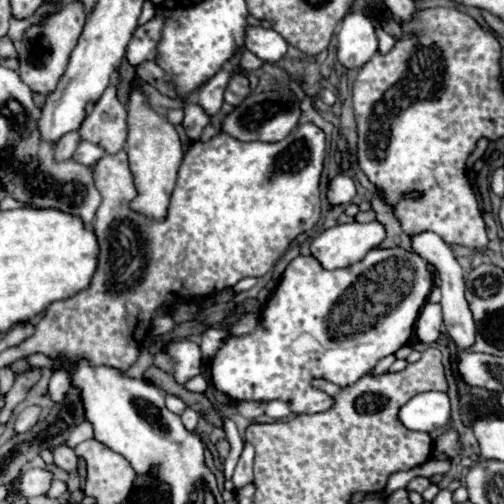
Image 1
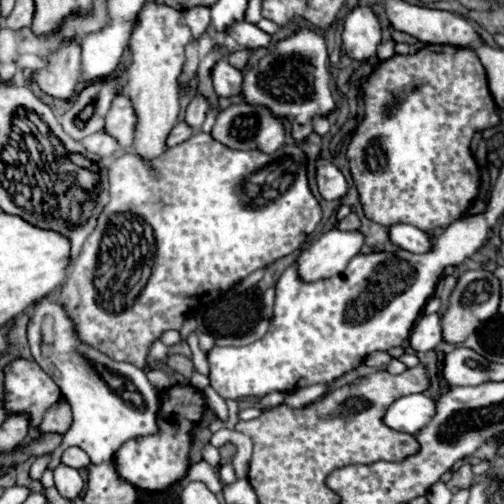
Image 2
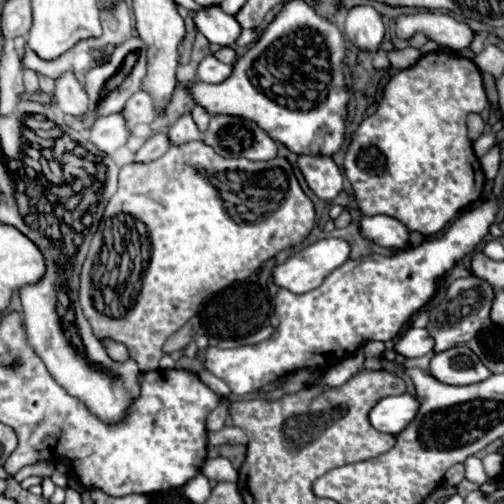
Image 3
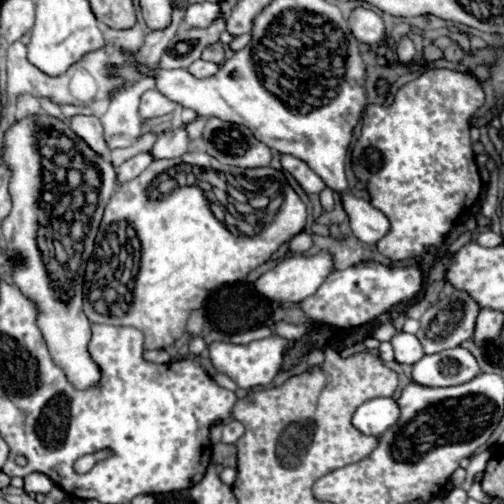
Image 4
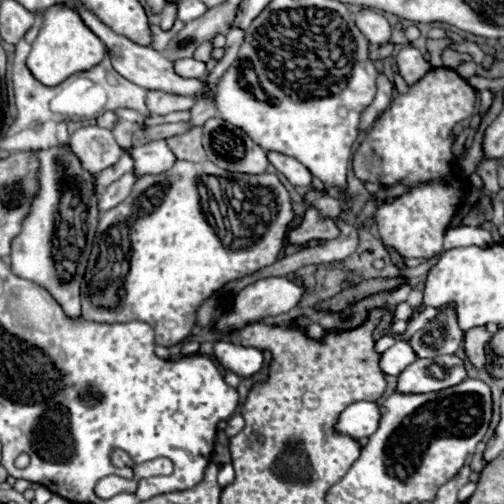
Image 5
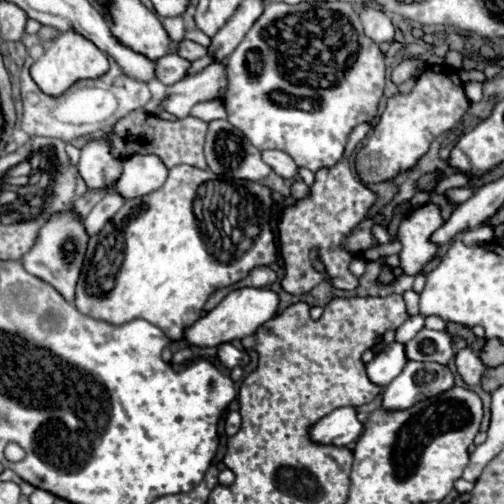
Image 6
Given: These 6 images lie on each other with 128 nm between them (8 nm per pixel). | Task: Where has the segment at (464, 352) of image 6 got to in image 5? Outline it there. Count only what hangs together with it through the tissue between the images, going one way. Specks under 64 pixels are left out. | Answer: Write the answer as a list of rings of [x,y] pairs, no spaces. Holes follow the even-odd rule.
[[[472,328],[472,332],[466,332],[464,336],[464,352],[466,352],[466,360],[476,368],[482,370],[486,364],[486,354],[484,354],[484,346],[490,340],[490,334],[484,328]]]

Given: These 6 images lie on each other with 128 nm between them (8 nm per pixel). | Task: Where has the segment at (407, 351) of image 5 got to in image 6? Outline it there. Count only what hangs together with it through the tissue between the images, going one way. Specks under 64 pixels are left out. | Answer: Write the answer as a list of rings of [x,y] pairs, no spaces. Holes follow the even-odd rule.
[[[392,342],[374,356],[374,360],[366,366],[366,372],[372,384],[384,388],[402,372],[406,362],[408,360],[404,360],[404,344]]]

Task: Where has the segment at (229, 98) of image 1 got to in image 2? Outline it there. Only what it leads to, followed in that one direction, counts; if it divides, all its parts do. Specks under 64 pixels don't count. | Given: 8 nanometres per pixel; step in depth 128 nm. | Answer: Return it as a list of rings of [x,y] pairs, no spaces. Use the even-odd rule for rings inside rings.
[[[218,60],[212,68],[212,84],[218,96],[238,96],[242,84],[242,72],[230,66],[226,60]]]

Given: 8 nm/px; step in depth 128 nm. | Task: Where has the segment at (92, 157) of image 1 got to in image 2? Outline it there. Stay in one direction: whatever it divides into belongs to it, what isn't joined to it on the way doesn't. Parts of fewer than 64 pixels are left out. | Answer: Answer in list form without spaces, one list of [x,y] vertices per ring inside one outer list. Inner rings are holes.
[[[104,128],[98,130],[98,132],[94,132],[94,134],[90,134],[90,136],[86,136],[82,140],[82,144],[86,146],[88,152],[96,152],[102,158],[108,158],[108,156],[116,154],[116,150],[120,148],[118,140],[114,136],[110,136]]]

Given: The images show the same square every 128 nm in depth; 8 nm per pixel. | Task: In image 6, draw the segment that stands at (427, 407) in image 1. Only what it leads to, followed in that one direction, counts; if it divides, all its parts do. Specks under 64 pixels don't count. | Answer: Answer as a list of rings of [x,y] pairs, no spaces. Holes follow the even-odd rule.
[[[338,408],[308,428],[310,440],[332,446],[348,446],[360,436],[360,432],[362,424],[356,420],[354,408]]]

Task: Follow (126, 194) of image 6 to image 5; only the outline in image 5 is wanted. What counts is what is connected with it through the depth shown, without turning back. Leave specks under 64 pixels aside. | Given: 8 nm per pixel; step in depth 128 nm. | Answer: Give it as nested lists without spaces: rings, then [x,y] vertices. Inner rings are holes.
[[[154,140],[144,146],[132,146],[128,148],[128,154],[134,160],[134,174],[146,176],[146,174],[162,174],[172,168],[176,158],[164,144],[164,140]]]

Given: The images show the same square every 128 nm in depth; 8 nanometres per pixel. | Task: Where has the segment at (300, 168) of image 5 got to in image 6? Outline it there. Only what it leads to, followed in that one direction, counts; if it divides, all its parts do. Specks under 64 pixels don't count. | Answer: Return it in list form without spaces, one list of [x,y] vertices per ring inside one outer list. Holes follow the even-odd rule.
[[[264,150],[262,152],[262,160],[282,178],[296,178],[298,176],[298,166],[282,150]]]

